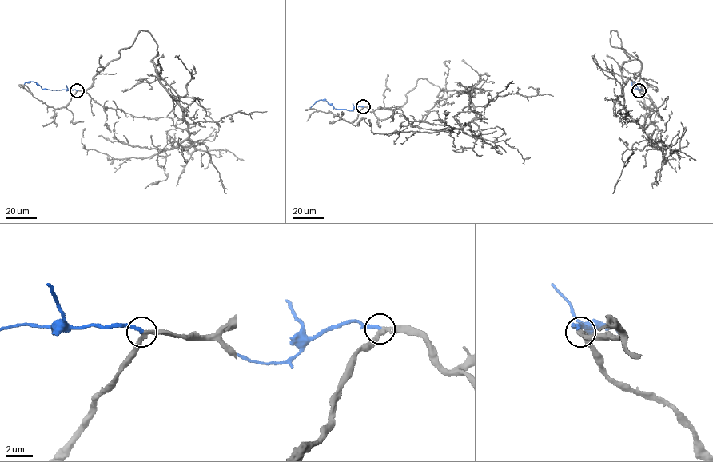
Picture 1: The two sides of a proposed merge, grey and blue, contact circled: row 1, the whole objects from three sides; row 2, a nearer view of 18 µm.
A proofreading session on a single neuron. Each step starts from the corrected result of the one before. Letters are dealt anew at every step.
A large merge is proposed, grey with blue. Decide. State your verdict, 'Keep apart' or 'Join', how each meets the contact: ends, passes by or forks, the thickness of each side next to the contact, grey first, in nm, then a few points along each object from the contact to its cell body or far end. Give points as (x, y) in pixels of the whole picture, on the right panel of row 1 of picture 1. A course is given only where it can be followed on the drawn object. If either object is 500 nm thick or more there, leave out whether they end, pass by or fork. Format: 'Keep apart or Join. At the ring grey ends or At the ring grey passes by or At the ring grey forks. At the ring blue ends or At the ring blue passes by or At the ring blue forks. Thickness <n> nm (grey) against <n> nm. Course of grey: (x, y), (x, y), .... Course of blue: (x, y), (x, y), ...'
Join. At the ring grey passes by. At the ring blue ends. Thickness 280 nm (grey) against 280 nm. Course of grey: (639, 90), (641, 62), (611, 45), (611, 30), (629, 60), (624, 108), (663, 159), (652, 141), (658, 129). Course of blue: (639, 90), (643, 89), (636, 89), (631, 81), (639, 84)

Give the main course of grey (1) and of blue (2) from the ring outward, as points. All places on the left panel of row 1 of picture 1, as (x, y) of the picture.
1: (77, 90), (145, 30), (157, 45), (157, 77), (189, 135), (145, 157), (114, 159), (85, 149), (85, 129)
2: (77, 90), (43, 89), (31, 81), (24, 84)

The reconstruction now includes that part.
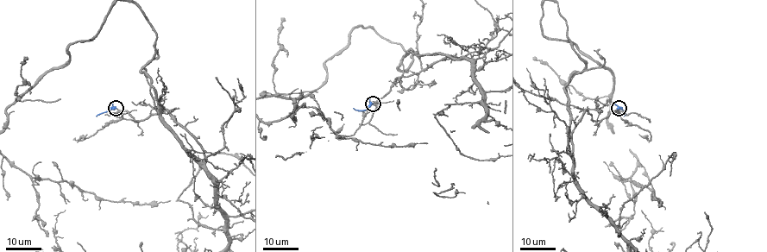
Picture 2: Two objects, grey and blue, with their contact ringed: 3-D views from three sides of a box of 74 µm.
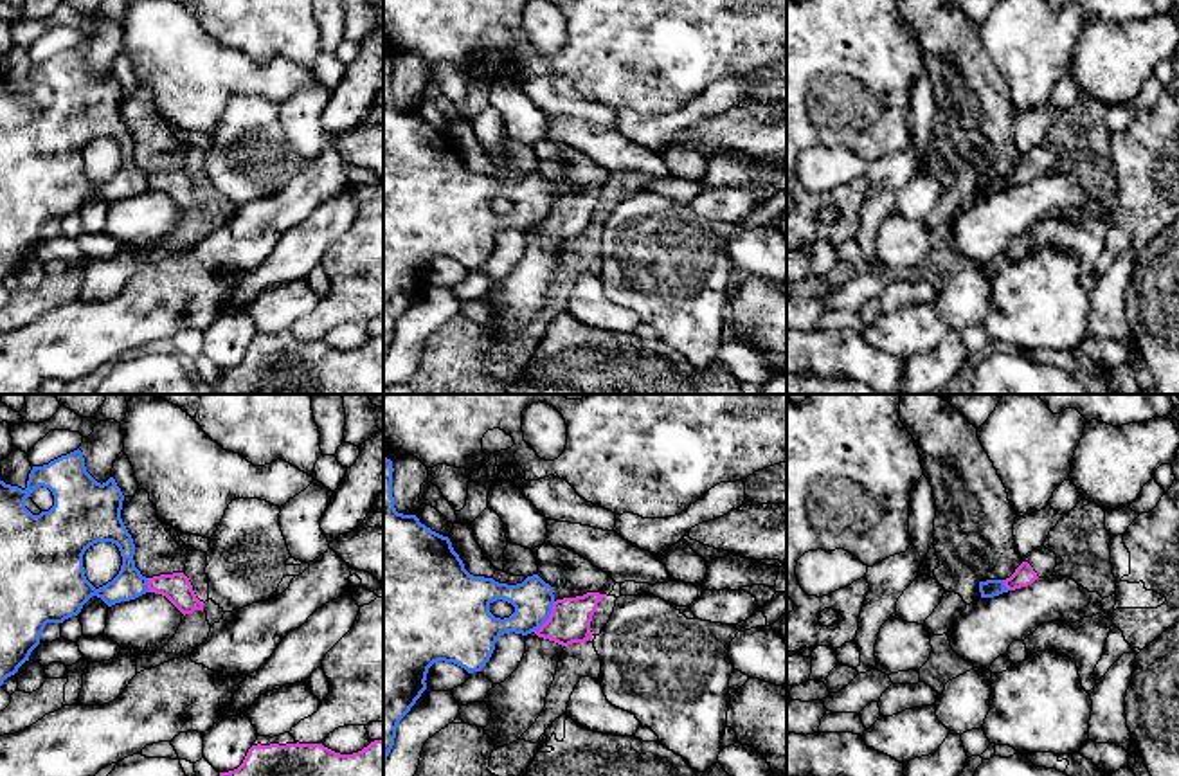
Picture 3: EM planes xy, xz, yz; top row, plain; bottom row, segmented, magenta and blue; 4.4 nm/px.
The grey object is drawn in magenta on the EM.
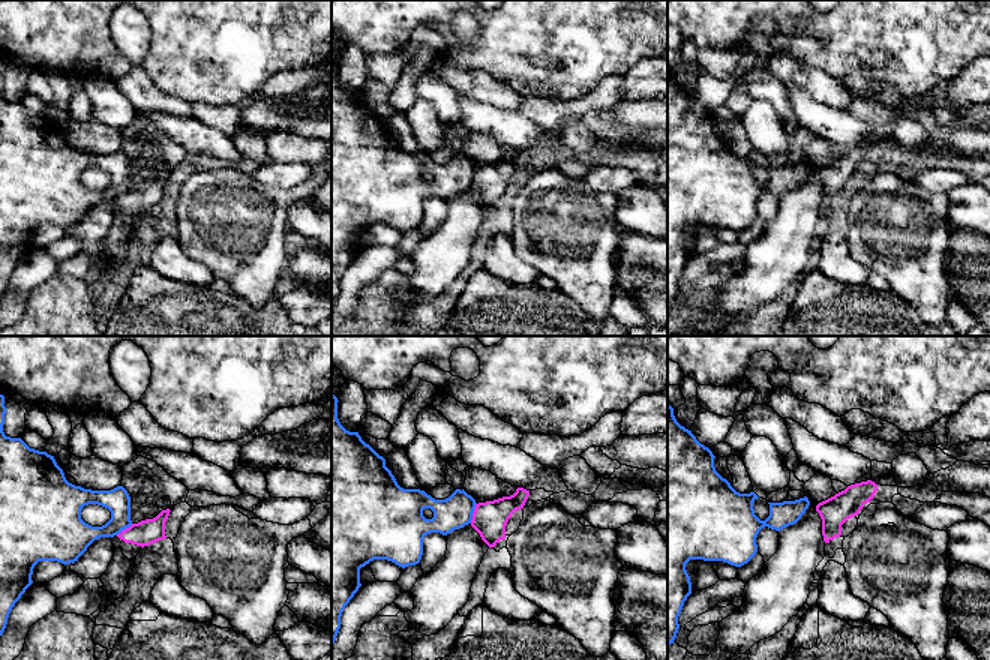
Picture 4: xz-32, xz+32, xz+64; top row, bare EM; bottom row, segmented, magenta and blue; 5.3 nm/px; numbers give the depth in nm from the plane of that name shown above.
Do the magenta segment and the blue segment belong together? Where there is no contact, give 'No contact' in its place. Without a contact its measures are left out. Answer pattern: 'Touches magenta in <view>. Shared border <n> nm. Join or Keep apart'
Touches magenta in xz. Shared border 170 nm. Keep apart

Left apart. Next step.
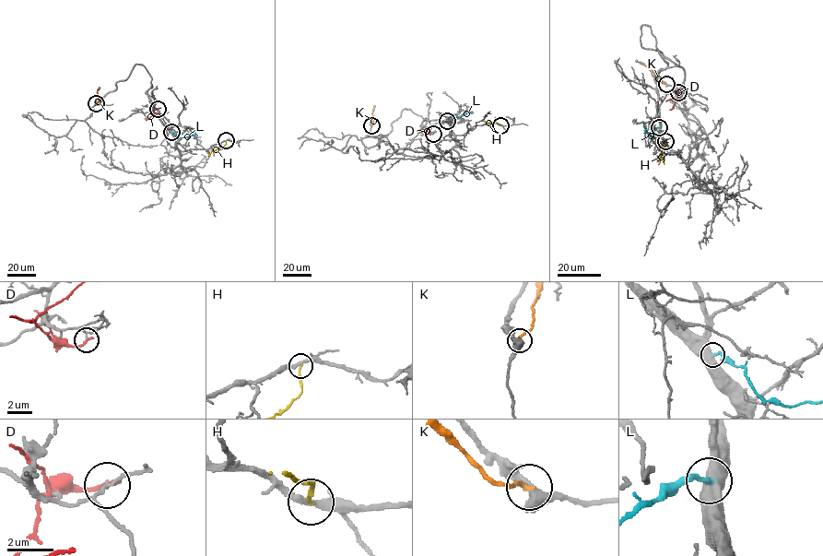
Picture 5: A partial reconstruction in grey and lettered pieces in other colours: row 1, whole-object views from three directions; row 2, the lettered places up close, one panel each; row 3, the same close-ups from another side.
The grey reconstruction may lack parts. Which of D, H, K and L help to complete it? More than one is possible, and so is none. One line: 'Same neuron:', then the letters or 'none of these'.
Same neuron: none of these

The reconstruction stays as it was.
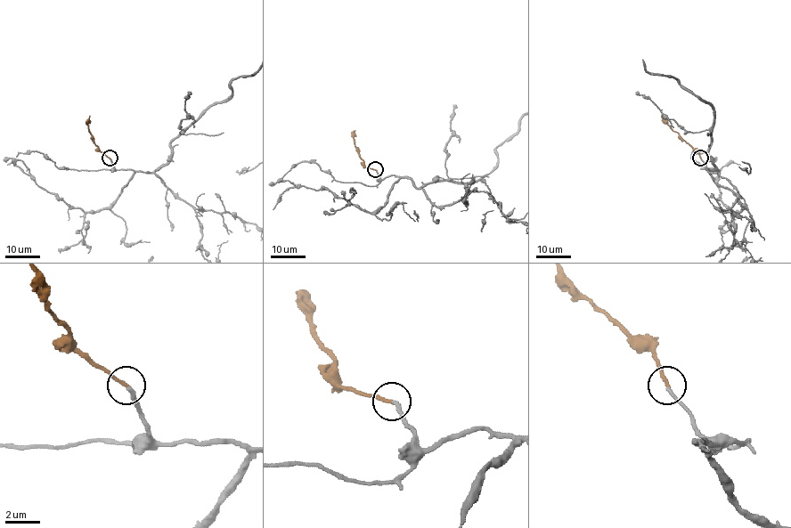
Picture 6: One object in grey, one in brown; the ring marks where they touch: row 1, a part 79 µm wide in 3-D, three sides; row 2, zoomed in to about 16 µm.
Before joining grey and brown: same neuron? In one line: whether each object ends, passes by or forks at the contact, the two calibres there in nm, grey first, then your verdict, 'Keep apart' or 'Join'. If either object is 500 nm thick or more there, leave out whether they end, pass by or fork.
At the ring grey ends. At the ring brown ends. Thickness 200 nm (grey) against 200 nm. Join

